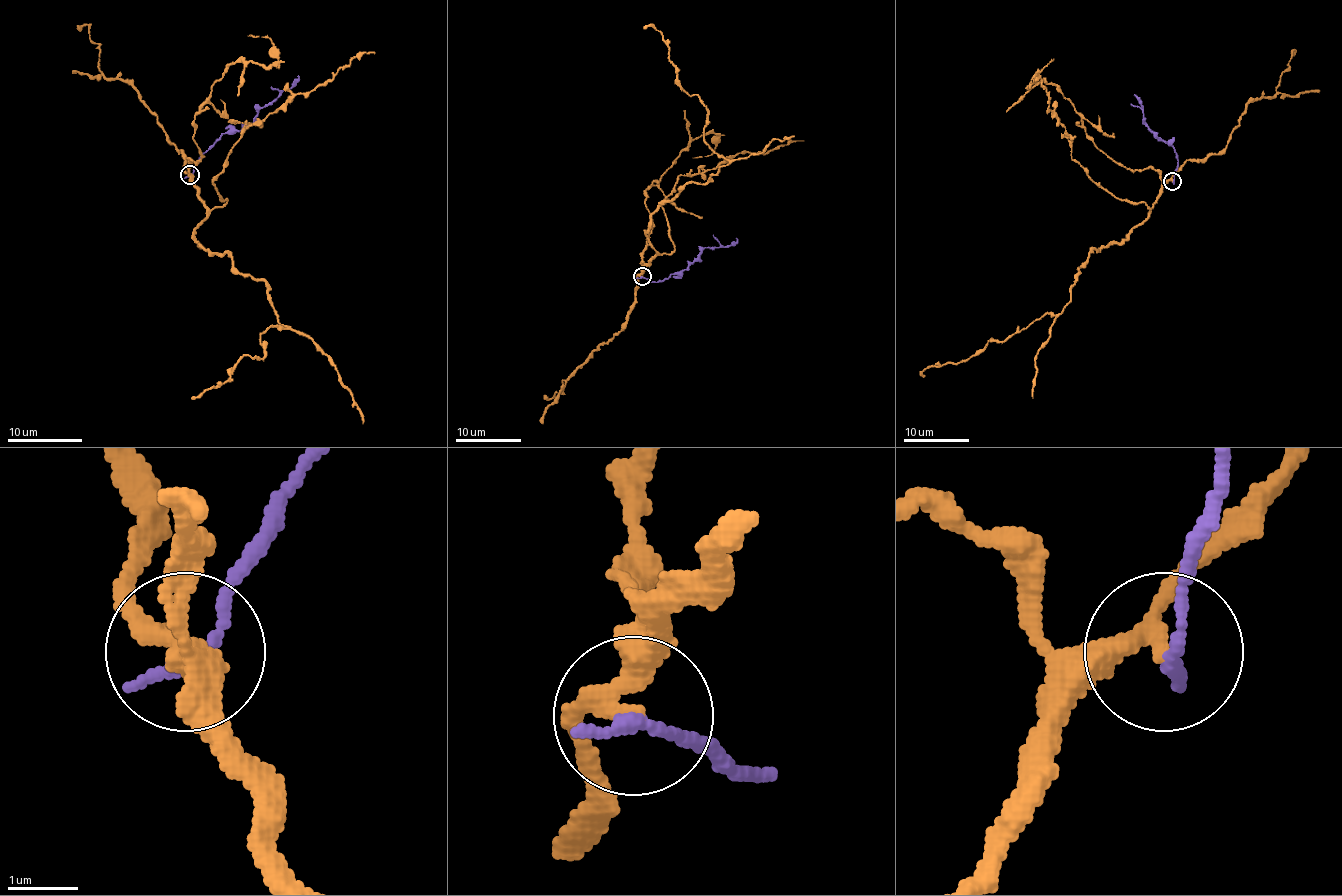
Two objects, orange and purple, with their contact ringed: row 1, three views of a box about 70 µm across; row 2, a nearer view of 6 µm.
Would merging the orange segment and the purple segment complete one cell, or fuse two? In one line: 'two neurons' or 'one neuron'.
two neurons

